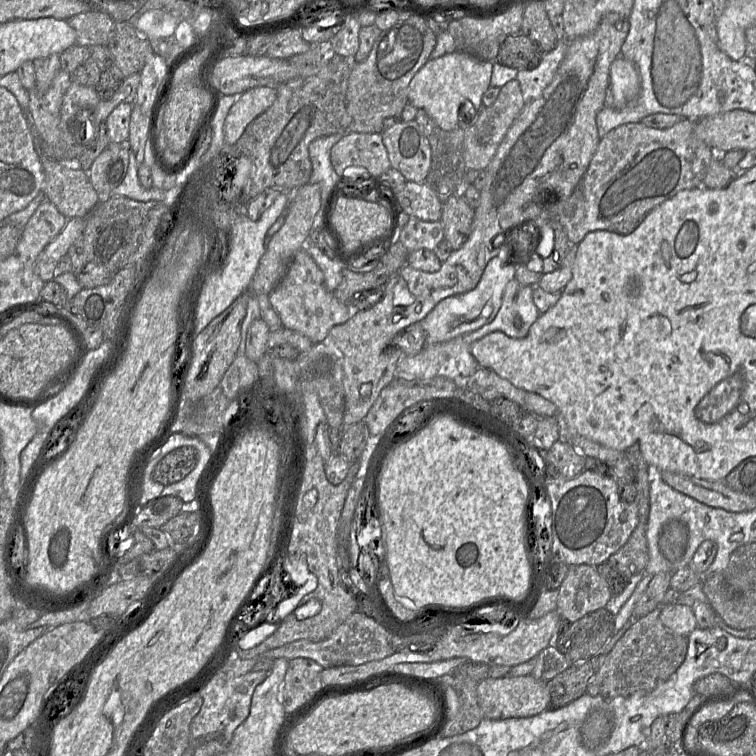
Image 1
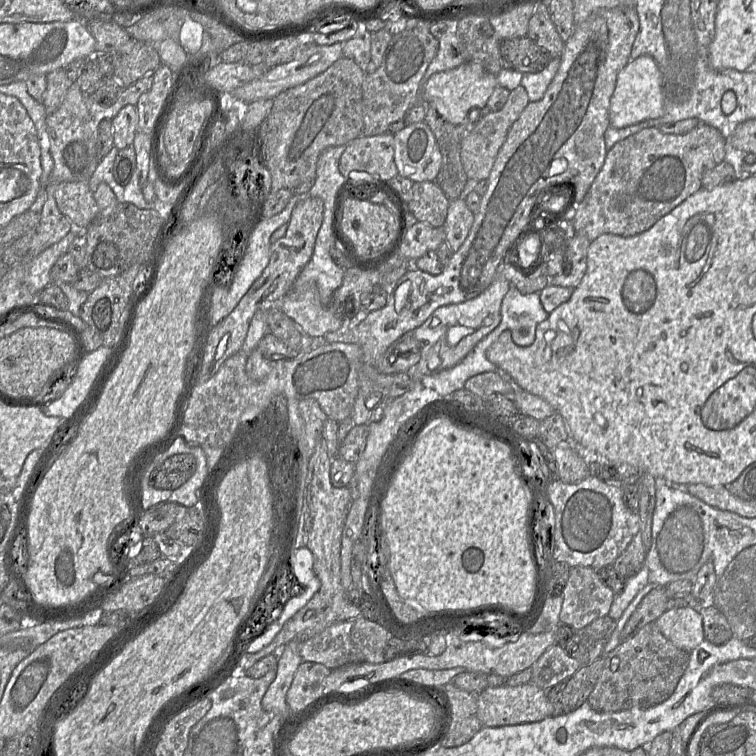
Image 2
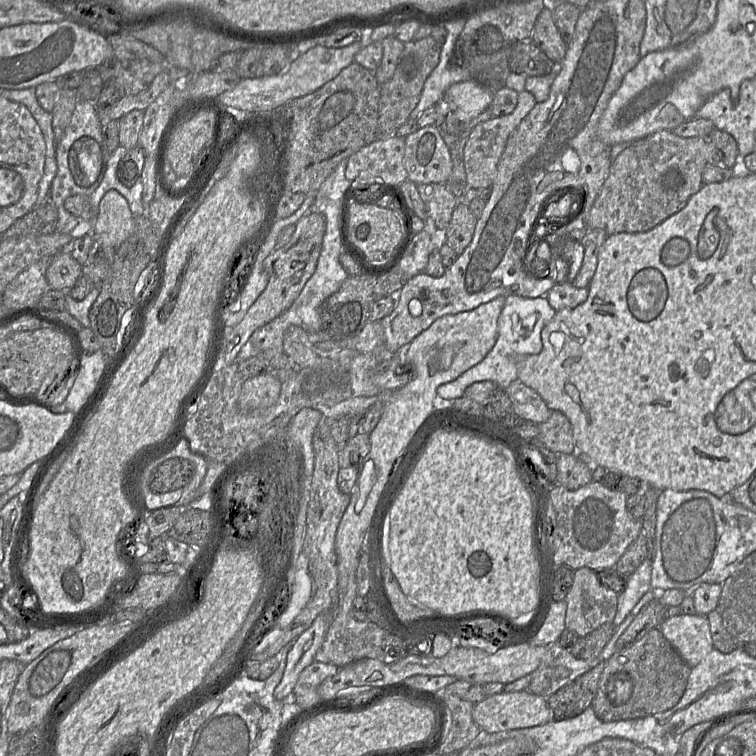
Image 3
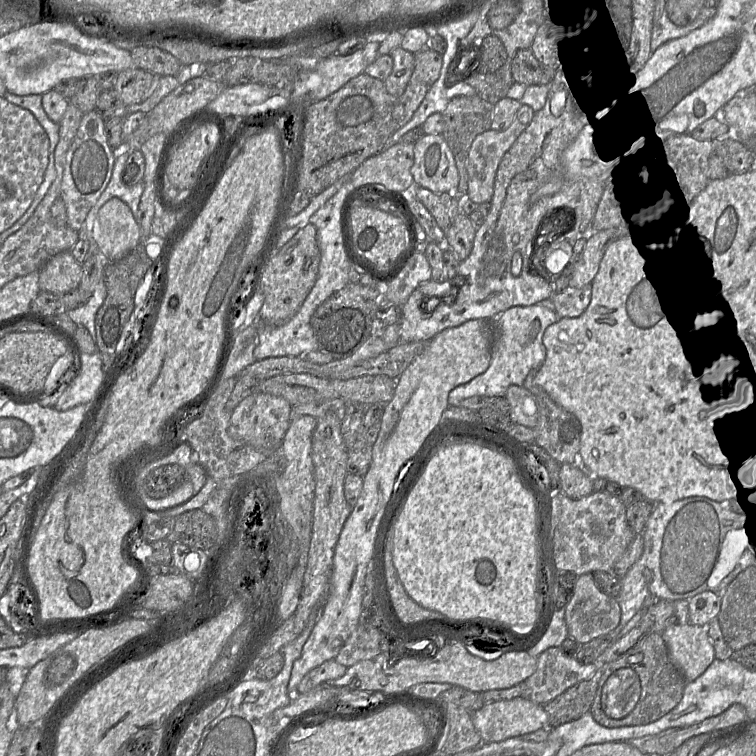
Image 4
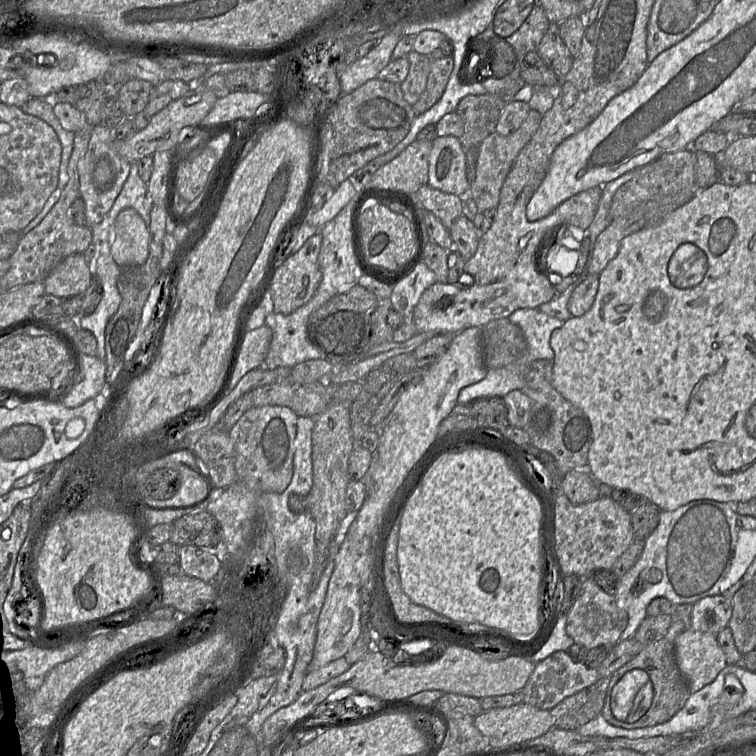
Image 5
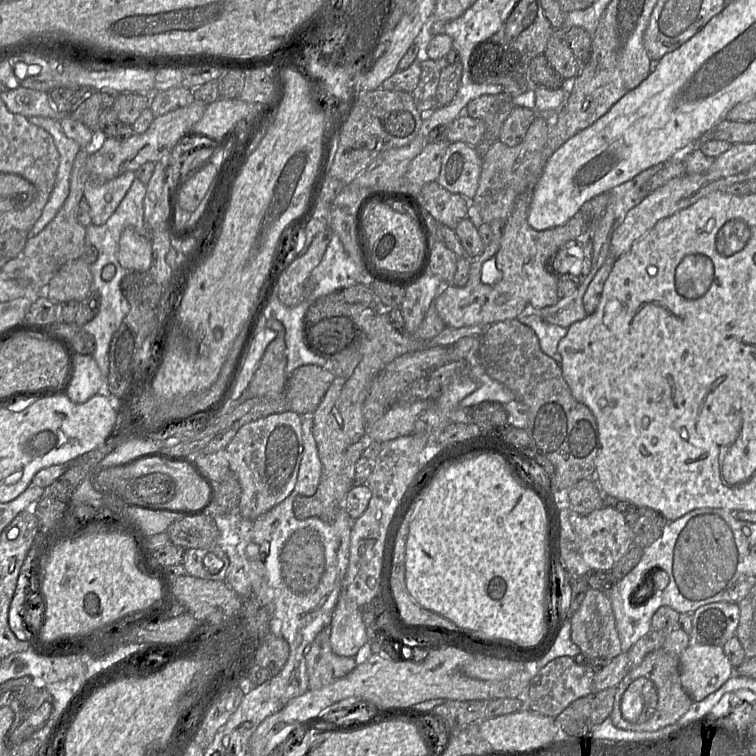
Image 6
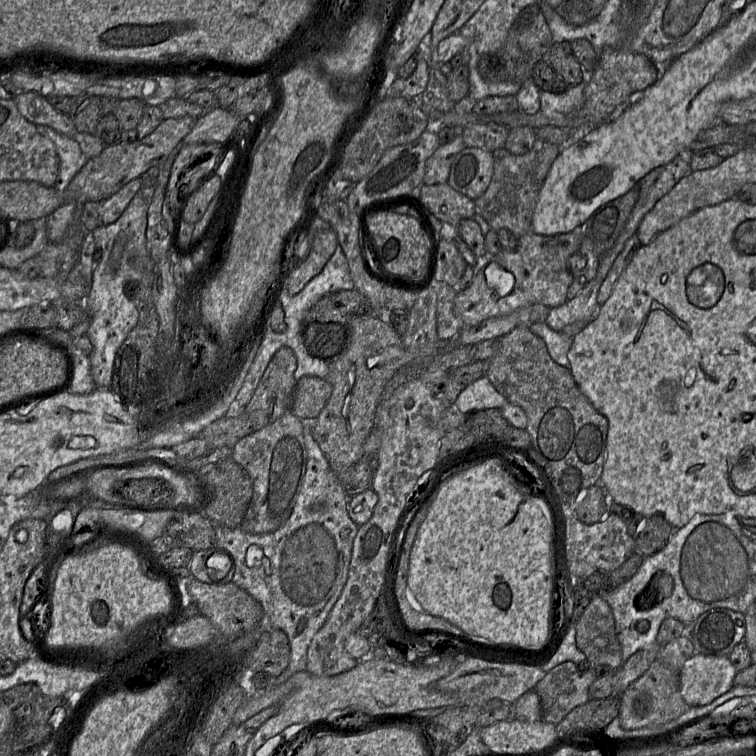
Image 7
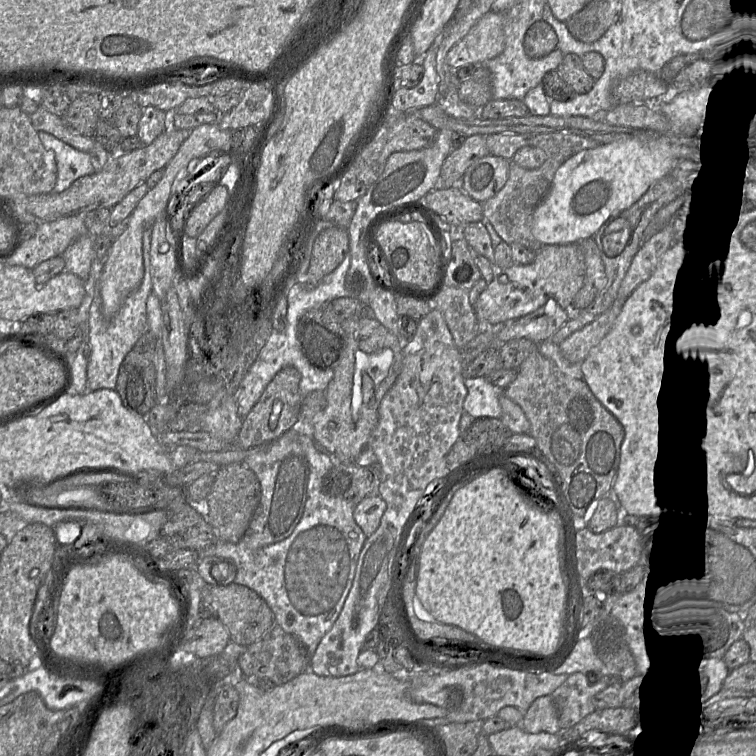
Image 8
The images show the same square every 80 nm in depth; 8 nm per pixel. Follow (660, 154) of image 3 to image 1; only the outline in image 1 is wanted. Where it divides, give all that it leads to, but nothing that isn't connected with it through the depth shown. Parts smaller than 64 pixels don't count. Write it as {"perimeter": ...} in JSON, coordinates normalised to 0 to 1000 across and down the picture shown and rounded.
{"perimeter":[[[901,157],[886,169],[869,171],[851,163],[817,167],[794,183],[782,214],[755,258],[739,267],[739,294],[757,324],[767,321],[783,306],[803,304],[821,311],[836,308],[866,274],[906,250],[929,245],[931,231],[948,206],[918,175],[918,160]]]}

